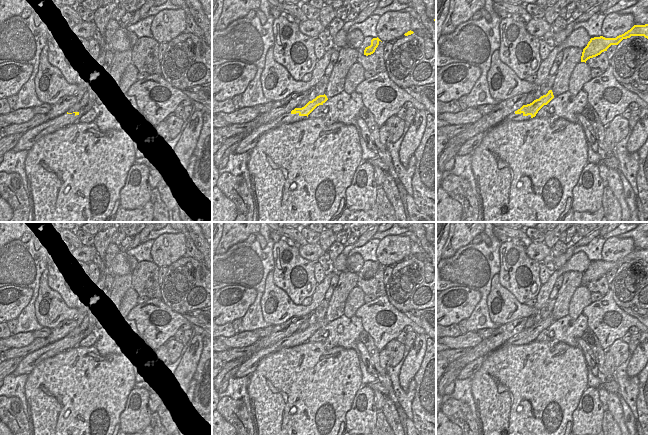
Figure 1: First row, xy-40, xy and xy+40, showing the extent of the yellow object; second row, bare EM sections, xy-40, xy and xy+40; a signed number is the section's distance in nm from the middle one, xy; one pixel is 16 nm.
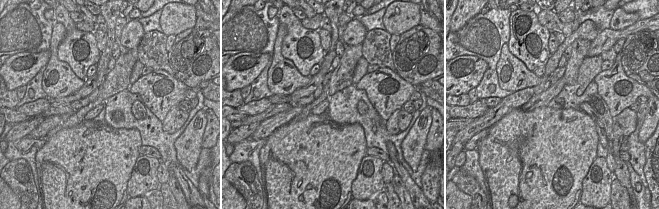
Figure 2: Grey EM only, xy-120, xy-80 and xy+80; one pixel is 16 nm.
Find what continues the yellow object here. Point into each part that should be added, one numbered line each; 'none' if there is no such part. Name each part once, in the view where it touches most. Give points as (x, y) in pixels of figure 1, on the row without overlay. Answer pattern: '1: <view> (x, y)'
1: xy+40 (514, 341)

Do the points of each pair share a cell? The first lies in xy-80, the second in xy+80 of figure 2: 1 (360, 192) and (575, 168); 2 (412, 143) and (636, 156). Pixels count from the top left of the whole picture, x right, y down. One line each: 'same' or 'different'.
1: different
2: different

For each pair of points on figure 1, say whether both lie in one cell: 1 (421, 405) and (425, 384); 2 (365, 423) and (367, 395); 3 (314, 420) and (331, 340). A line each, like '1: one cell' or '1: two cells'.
1: one cell
2: one cell
3: two cells

